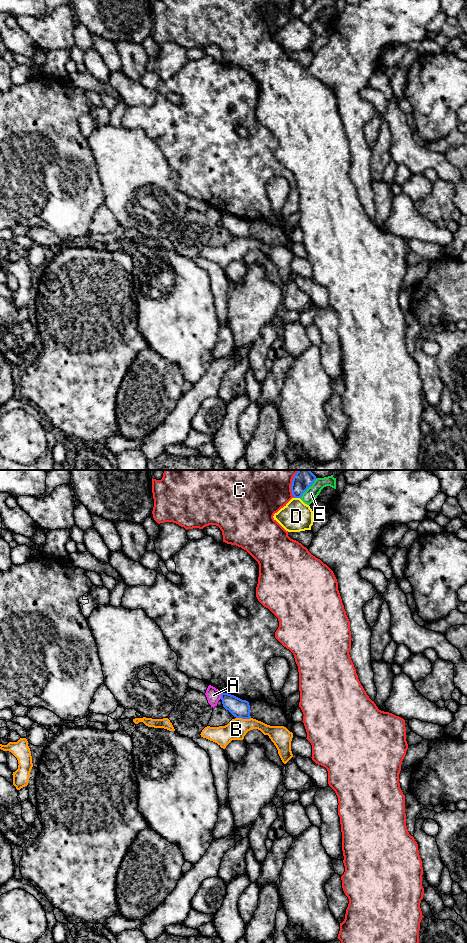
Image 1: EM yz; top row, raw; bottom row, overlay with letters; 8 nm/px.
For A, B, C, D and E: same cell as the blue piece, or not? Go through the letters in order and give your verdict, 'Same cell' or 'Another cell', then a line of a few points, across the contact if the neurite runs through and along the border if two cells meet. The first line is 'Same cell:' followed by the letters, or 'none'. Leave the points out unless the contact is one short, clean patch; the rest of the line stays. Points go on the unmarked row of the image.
Same cell: none
A: Another cell. Line: yz (220, 213), (221, 218)
B: Another cell
C: Another cell
D: Another cell
E: Another cell

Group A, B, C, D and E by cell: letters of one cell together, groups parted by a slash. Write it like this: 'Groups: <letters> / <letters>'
Groups: A / B / C / D / E

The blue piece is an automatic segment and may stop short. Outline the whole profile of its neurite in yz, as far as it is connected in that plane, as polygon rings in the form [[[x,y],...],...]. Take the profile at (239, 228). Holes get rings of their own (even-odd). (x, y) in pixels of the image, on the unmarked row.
[[[221,213],[223,227],[228,230],[234,237],[250,239],[250,225],[246,220],[242,220],[228,213]]]

